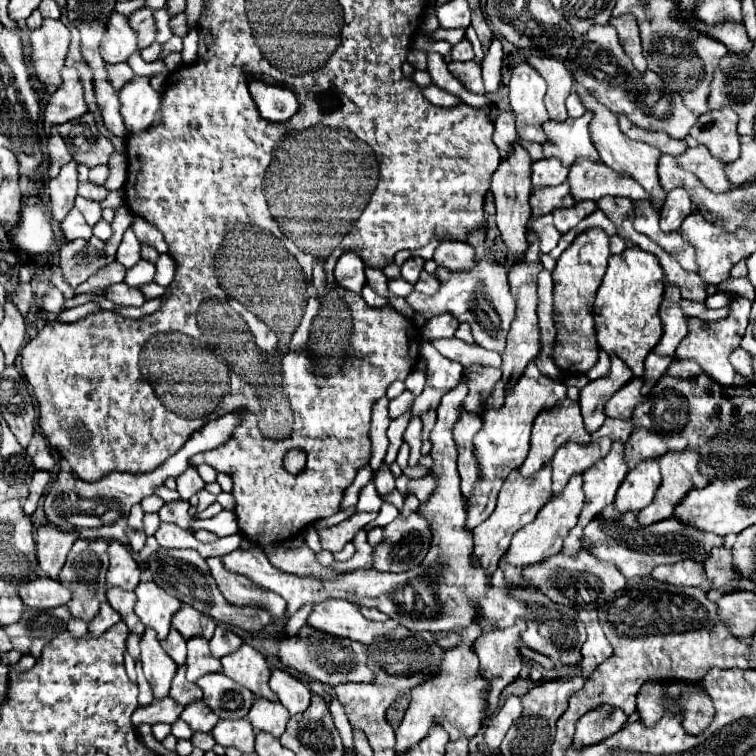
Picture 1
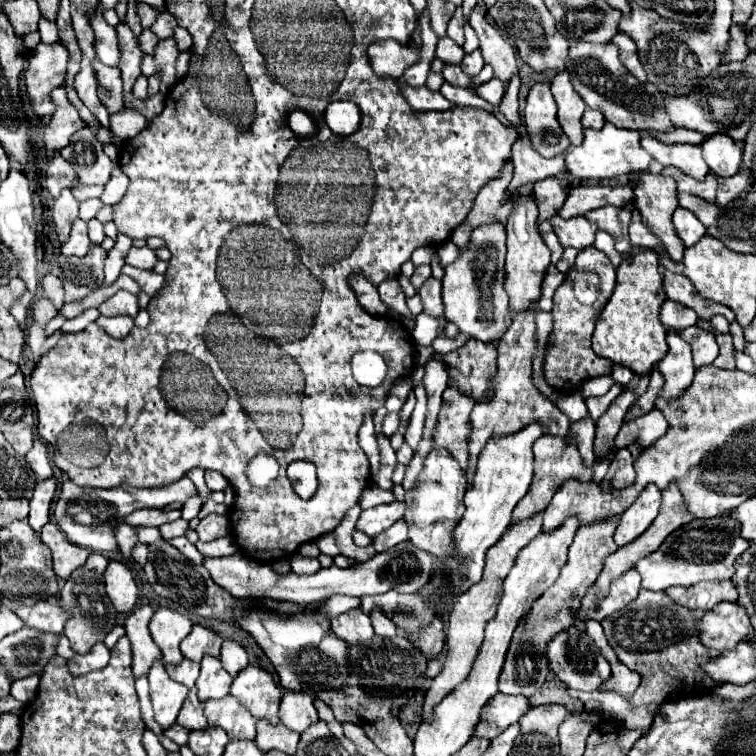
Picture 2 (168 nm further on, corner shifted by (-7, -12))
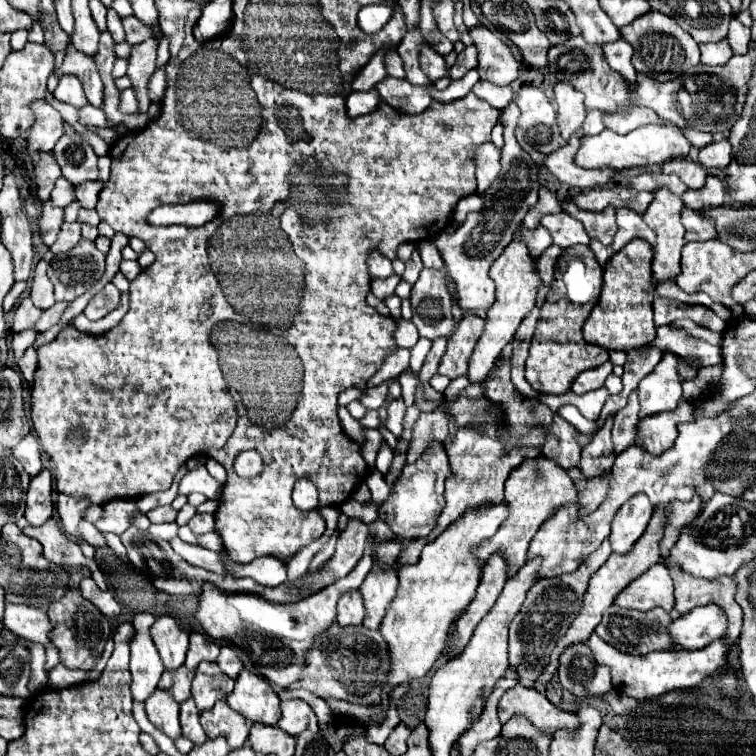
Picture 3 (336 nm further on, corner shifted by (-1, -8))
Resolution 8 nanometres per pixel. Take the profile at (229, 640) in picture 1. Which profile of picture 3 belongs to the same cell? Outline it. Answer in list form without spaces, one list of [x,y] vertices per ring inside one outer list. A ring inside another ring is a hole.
[[[222,646],[216,662],[218,662],[218,666],[222,668],[222,672],[224,672],[226,676],[230,676],[232,680],[236,680],[238,672],[242,670],[242,662],[240,662],[240,658],[236,656],[236,652],[232,650],[232,646]]]

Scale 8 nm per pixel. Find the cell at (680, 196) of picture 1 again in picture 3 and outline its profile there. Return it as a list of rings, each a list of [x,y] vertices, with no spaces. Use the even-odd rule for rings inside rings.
[[[684,208],[682,210],[682,224],[686,228],[686,242],[702,242],[702,240],[710,240],[710,238],[716,238],[716,232],[714,232],[714,224],[712,220],[706,220],[702,218],[700,214],[696,214],[696,210],[690,210],[690,208]]]

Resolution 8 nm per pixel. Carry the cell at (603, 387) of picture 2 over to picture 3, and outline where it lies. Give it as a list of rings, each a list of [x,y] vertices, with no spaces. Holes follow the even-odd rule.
[[[606,362],[606,364],[598,366],[598,368],[590,370],[590,372],[582,372],[578,376],[578,380],[574,380],[572,392],[574,394],[588,394],[588,392],[592,392],[596,388],[602,388],[604,380],[608,378],[610,372],[612,372],[612,362]]]

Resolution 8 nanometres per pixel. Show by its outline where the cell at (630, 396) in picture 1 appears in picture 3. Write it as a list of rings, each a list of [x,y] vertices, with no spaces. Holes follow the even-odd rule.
[[[682,398],[674,412],[660,412],[638,420],[634,442],[652,456],[658,456],[666,448],[670,448],[670,444],[674,444],[678,436],[676,426],[684,420],[694,420],[694,418],[690,416],[690,402]]]

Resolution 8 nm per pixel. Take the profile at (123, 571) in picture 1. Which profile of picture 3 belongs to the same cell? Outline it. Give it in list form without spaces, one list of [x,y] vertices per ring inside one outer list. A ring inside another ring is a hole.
[[[84,576],[80,582],[80,588],[82,588],[82,596],[86,596],[92,604],[96,604],[102,614],[112,616],[112,618],[120,614],[120,604],[116,596],[110,590],[100,590],[92,576]]]

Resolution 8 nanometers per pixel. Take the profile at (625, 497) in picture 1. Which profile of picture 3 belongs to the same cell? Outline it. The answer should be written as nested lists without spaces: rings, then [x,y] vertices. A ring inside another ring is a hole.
[[[636,494],[616,512],[616,516],[612,520],[612,532],[608,536],[614,552],[624,554],[632,548],[632,544],[646,530],[652,510],[654,510],[654,506],[646,498],[646,494]]]

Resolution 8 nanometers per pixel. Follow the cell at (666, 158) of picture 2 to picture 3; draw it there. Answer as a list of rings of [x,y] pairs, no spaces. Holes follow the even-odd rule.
[[[676,156],[676,158],[668,160],[668,162],[664,162],[662,164],[662,172],[666,172],[666,174],[674,172],[674,174],[678,174],[680,180],[688,188],[702,188],[704,186],[704,178],[708,174],[698,162],[694,162],[688,156]]]

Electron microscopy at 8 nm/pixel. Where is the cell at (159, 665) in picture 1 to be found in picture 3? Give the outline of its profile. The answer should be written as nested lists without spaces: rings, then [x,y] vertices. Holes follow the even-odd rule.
[[[156,688],[156,690],[148,696],[148,700],[144,702],[144,708],[146,708],[148,720],[150,720],[156,728],[160,728],[164,734],[168,734],[172,740],[182,734],[182,732],[180,732],[180,722],[178,722],[180,704],[174,700],[174,696],[170,696],[168,690]]]

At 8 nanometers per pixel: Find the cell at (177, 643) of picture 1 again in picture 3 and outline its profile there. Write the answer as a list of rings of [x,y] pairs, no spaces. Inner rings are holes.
[[[180,666],[176,670],[166,670],[160,678],[160,688],[168,688],[176,702],[182,702],[190,696],[190,682],[194,678],[194,670],[188,670],[186,666]]]

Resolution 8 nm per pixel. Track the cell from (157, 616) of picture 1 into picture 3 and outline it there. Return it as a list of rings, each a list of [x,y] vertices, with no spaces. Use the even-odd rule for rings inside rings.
[[[158,616],[150,628],[150,634],[166,670],[180,668],[184,664],[184,656],[188,650],[188,634],[180,628],[176,618]]]

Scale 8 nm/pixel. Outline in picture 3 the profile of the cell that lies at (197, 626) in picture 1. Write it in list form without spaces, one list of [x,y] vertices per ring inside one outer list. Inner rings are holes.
[[[192,632],[184,664],[194,670],[198,666],[198,662],[202,662],[202,660],[216,660],[218,648],[220,646],[212,638],[208,638],[204,634],[198,634],[198,632]]]

